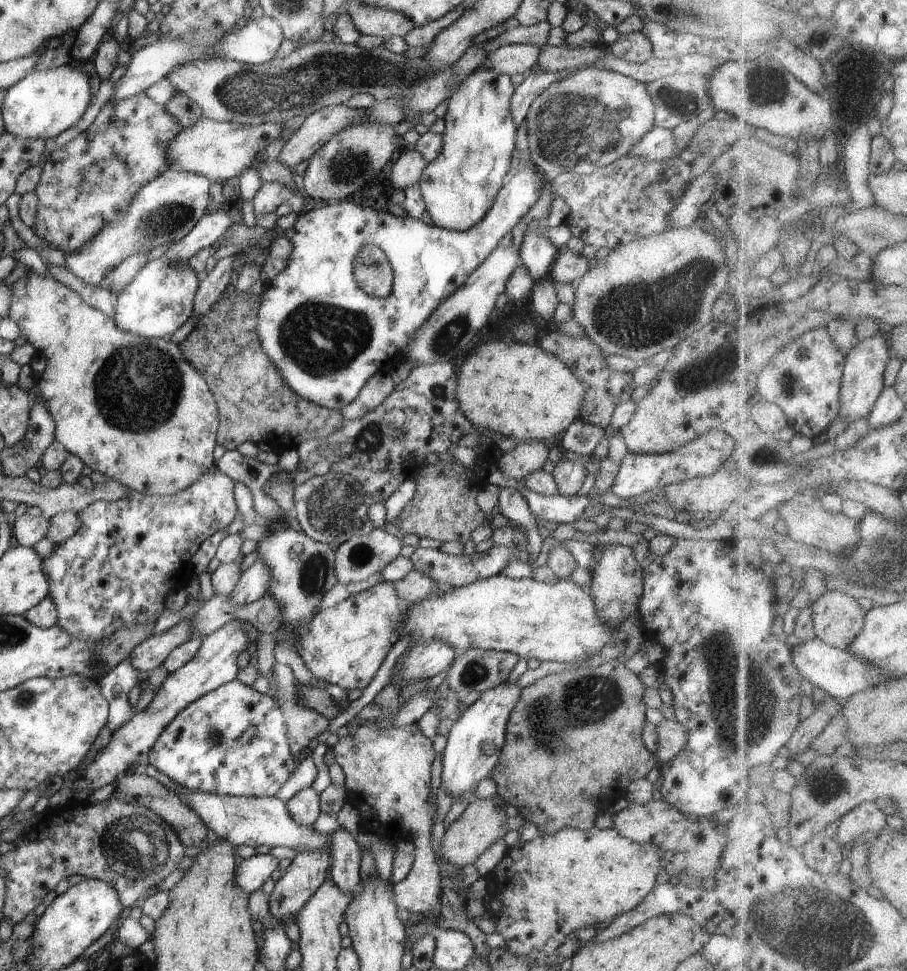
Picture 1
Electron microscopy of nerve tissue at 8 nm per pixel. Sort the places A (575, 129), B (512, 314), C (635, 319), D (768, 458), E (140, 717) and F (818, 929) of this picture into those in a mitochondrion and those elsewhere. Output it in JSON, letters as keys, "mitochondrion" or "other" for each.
{"A":"mitochondrion","B":"other","C":"mitochondrion","D":"mitochondrion","E":"other","F":"mitochondrion"}

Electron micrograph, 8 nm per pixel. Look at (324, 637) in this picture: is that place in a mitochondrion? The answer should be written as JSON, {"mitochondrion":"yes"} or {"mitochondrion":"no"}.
{"mitochondrion":"no"}

